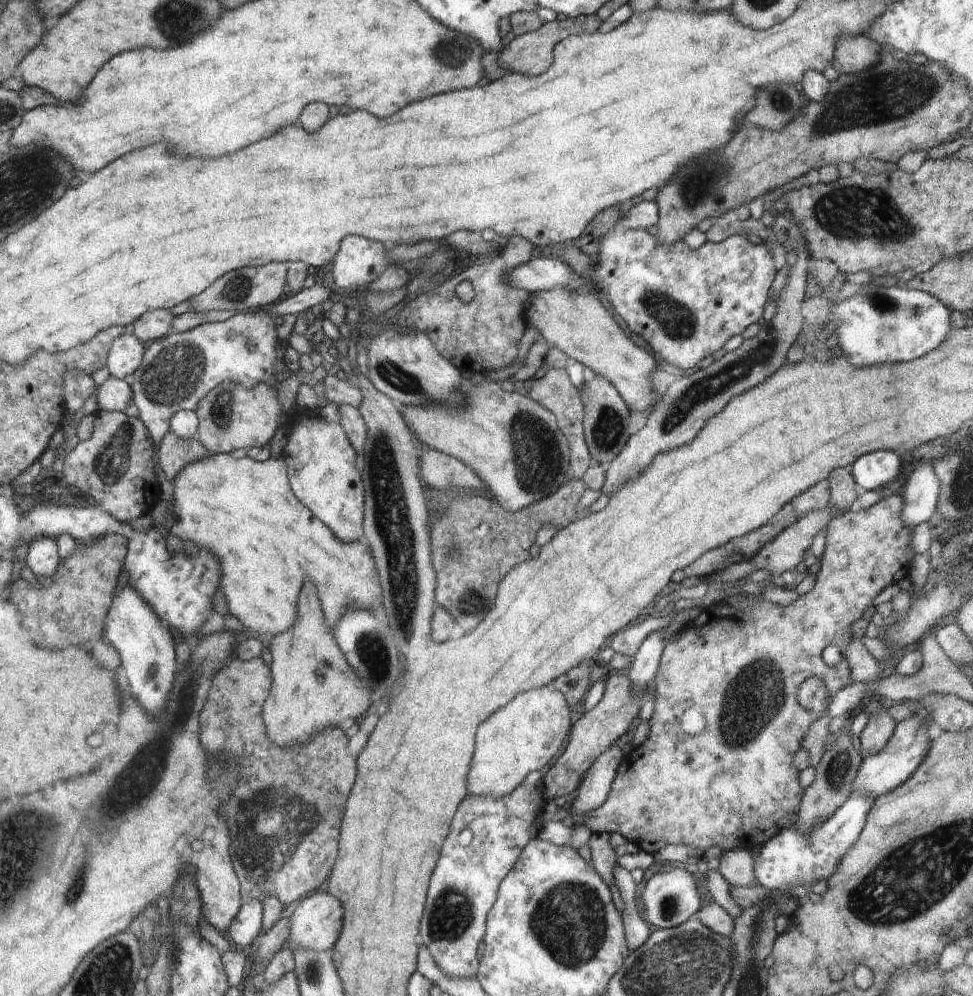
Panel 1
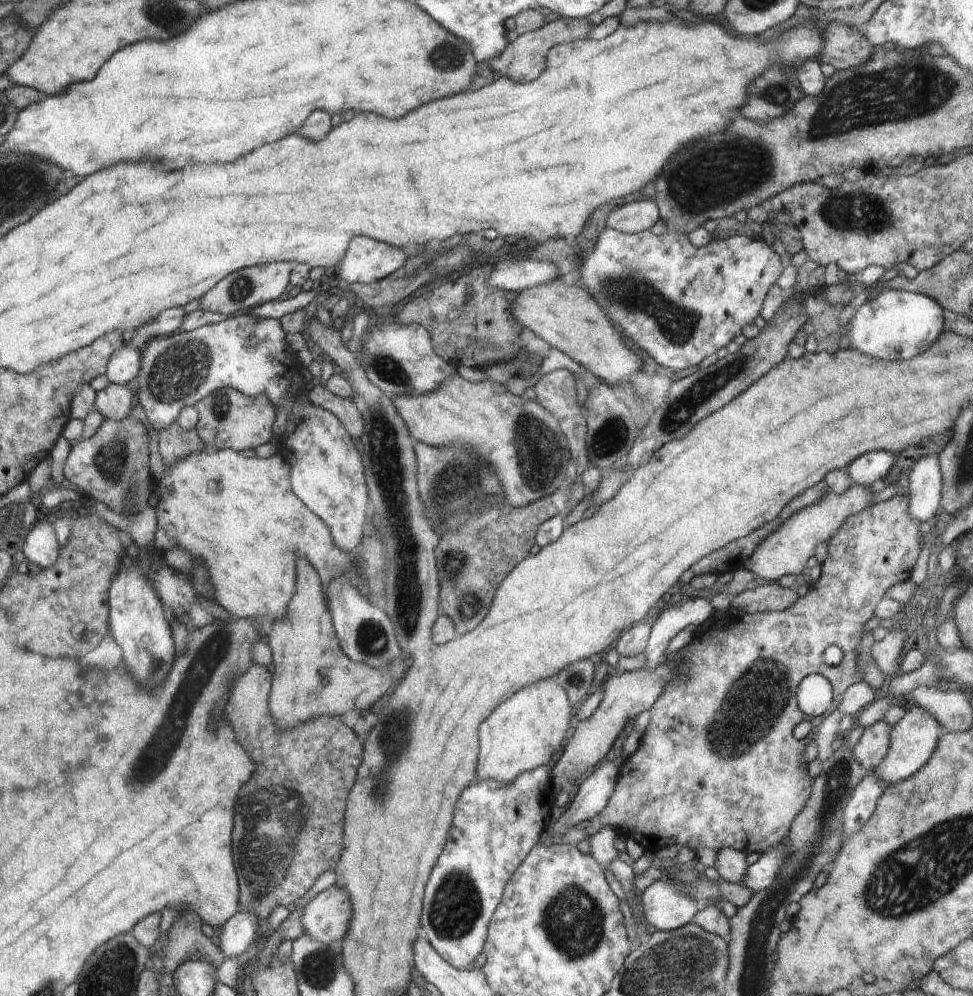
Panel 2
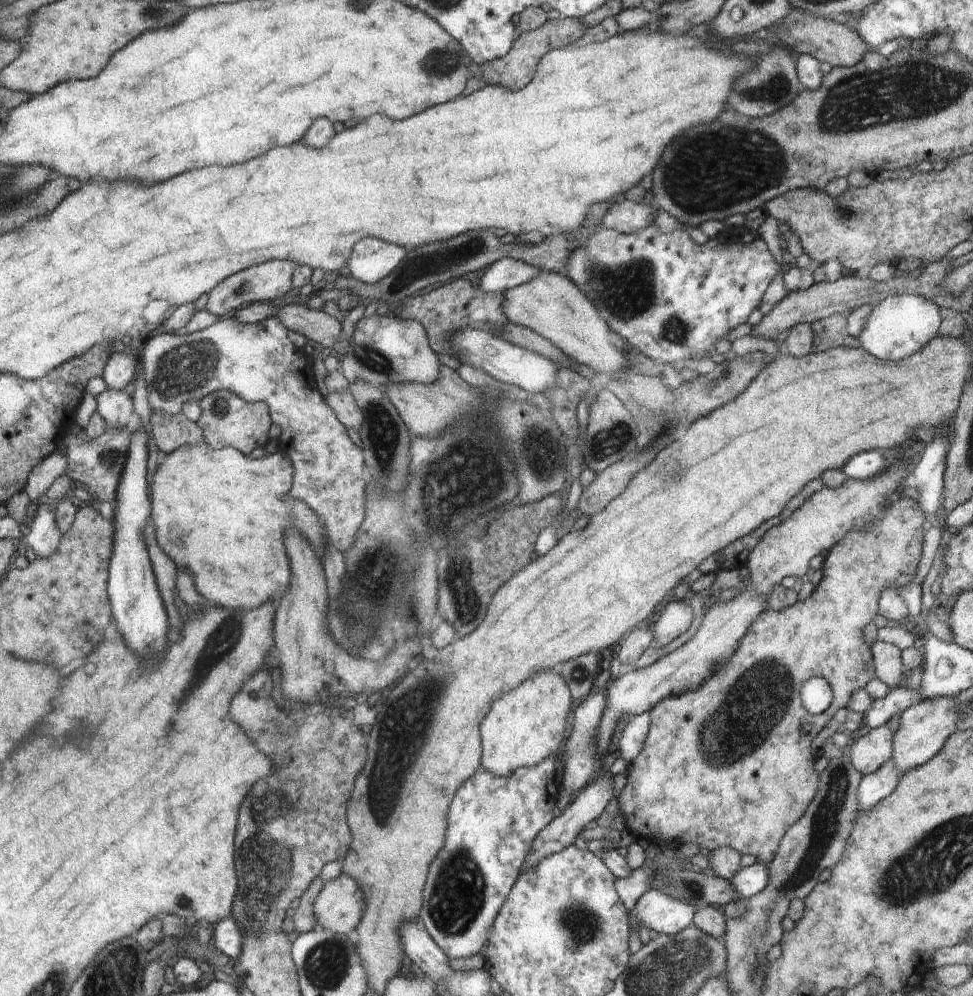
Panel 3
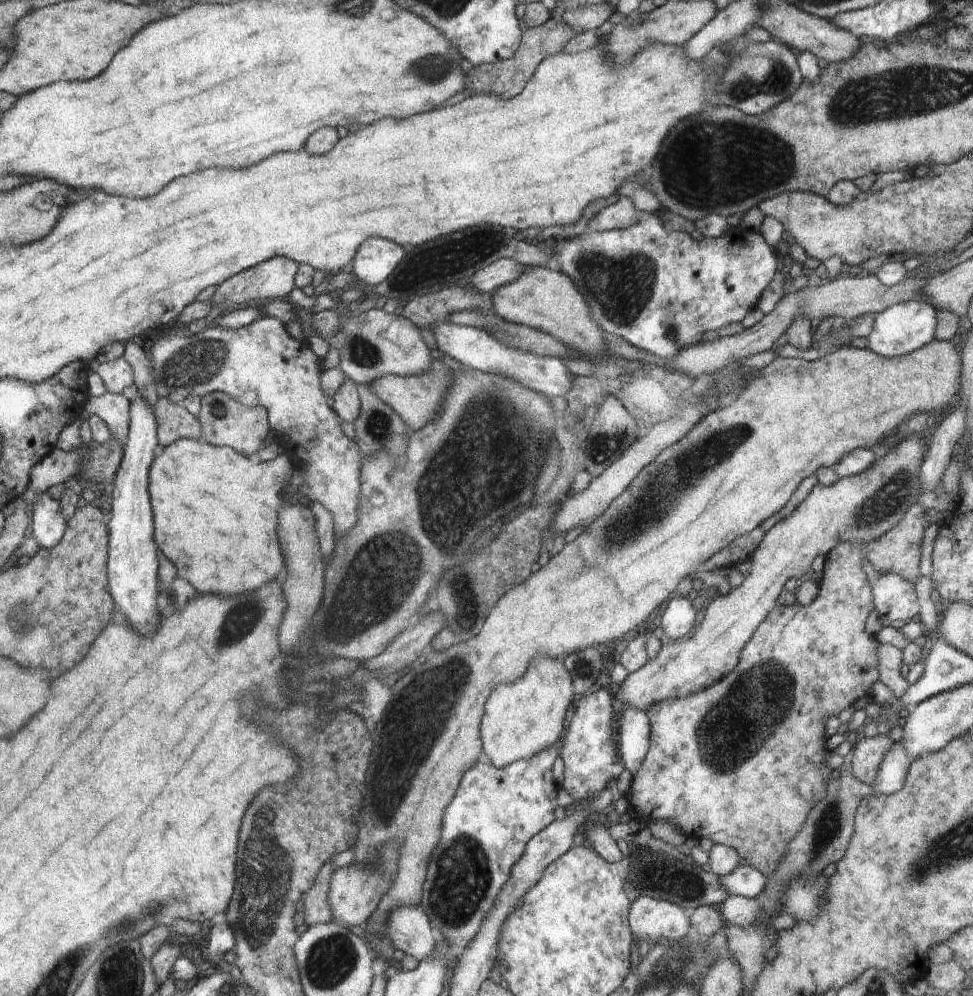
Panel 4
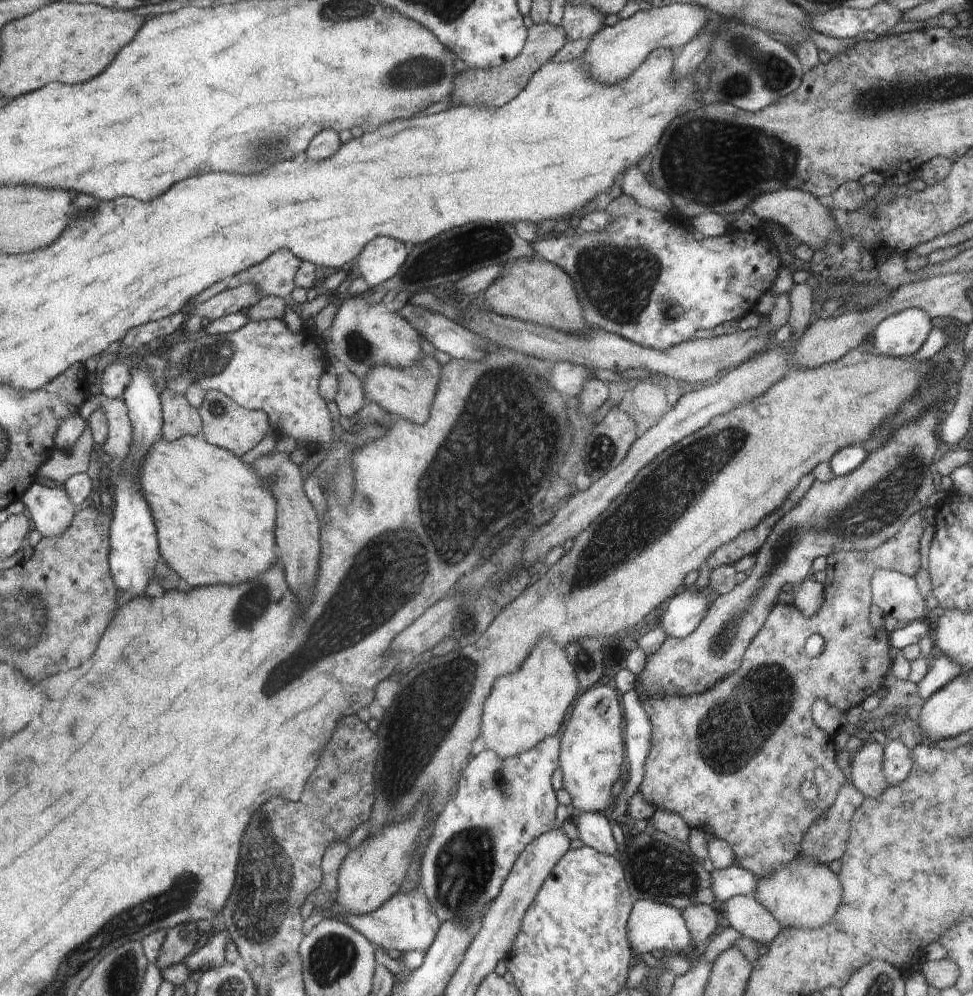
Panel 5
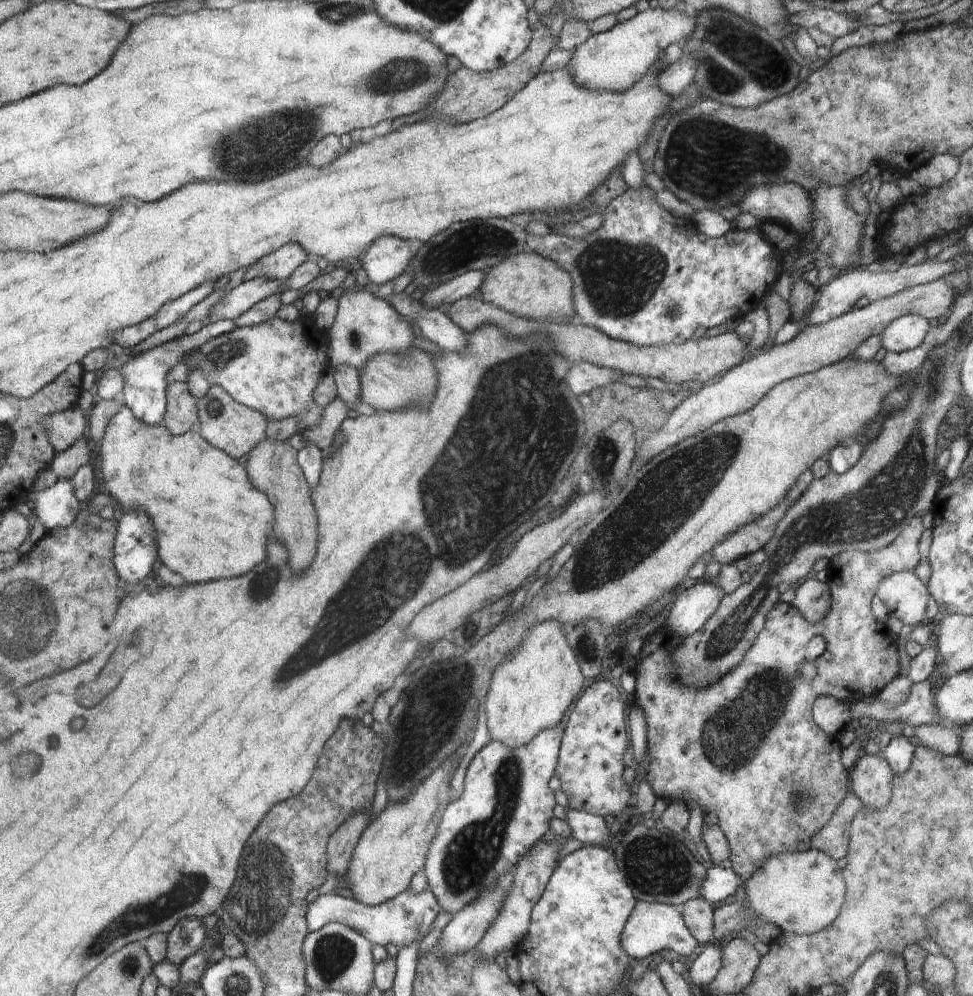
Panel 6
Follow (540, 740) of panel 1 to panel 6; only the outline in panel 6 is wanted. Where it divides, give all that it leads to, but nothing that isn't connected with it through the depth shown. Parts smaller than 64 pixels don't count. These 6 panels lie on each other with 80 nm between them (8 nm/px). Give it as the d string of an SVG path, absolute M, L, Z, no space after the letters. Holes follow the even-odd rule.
M558 619L535 622L526 631L525 639L519 649L493 670L485 702L487 728L492 741L505 742L509 747L529 743L542 729L560 723L568 706L583 693L585 676L582 676L578 656L567 641L566 631Z

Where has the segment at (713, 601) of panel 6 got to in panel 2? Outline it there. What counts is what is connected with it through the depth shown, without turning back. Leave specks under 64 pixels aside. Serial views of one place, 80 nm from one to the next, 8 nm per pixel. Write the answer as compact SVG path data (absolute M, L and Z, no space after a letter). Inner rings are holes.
M706 599L687 600L666 606L658 615L656 622L651 624L649 641L644 650L646 663L638 669L638 672L664 664L666 662L664 651L670 640L688 624L702 626L713 616L713 612L710 600Z

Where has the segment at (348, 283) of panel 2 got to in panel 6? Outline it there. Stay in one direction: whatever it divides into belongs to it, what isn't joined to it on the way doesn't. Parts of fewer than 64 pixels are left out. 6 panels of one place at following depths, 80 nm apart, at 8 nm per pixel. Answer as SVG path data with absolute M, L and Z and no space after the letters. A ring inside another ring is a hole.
M378 237L362 254L362 268L366 270L371 287L378 287L400 276L412 260L407 240L398 237Z

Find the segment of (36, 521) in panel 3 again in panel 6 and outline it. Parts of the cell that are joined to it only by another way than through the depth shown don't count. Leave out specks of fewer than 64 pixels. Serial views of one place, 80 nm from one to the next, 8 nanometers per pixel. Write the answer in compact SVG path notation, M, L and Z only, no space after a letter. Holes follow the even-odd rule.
M64 475L57 482L42 491L30 492L30 500L34 500L35 514L46 530L70 524L81 511L79 500L72 487L73 476Z

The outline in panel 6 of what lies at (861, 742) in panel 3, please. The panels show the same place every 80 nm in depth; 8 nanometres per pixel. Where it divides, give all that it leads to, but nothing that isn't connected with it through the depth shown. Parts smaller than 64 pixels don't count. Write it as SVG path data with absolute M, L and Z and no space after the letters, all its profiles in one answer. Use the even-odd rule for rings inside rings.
M880 751L859 756L849 771L850 792L864 805L882 810L892 798L894 772Z

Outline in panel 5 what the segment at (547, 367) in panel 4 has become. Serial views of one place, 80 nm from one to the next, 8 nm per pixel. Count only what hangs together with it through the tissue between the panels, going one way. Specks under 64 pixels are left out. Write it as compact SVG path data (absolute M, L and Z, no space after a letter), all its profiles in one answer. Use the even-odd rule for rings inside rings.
M409 302L398 313L408 320L436 350L450 354L452 359L477 361L487 351L486 340L444 315ZM559 362L553 366L551 370L551 376L549 377L549 381L553 384L553 387L564 396L572 397L579 396L582 392L584 383L590 379L595 377L591 377L589 367L585 367L584 365L577 365L572 363L563 363Z

